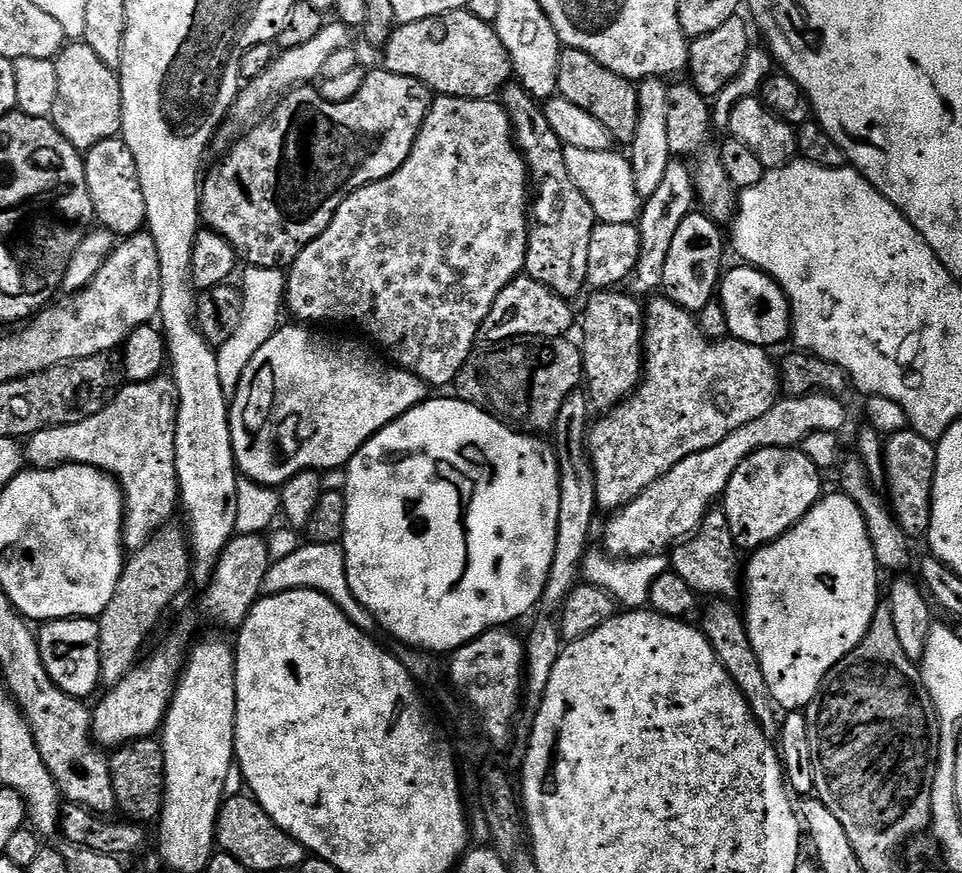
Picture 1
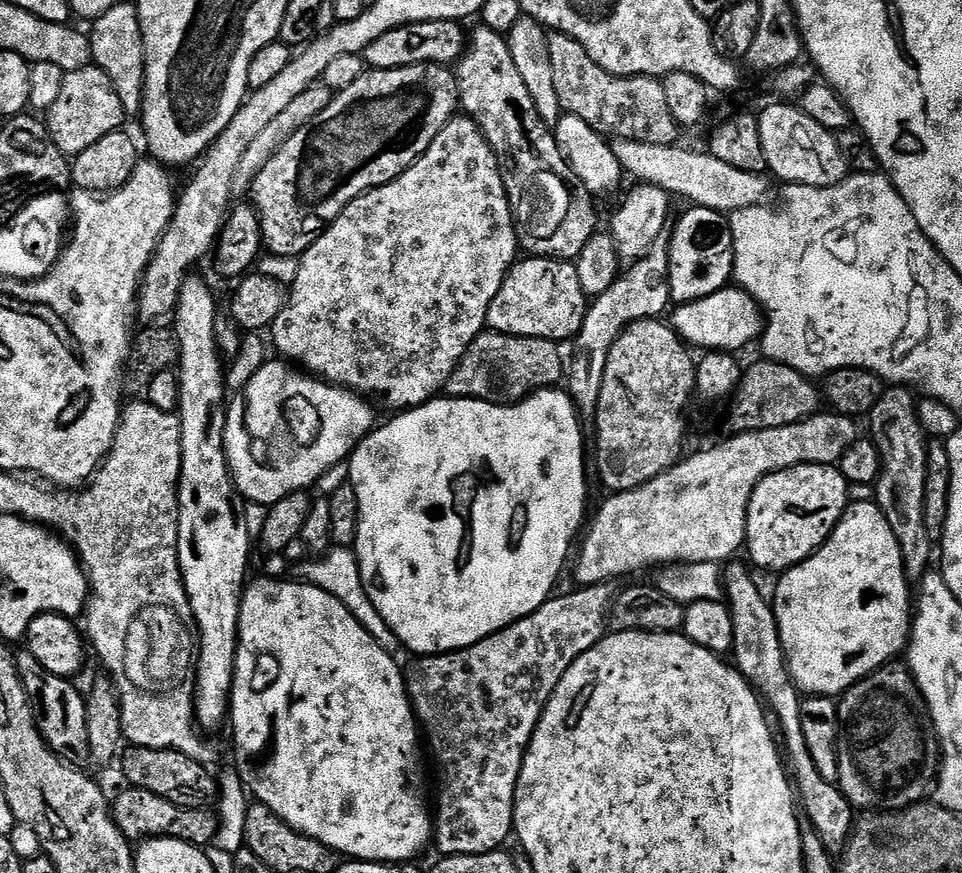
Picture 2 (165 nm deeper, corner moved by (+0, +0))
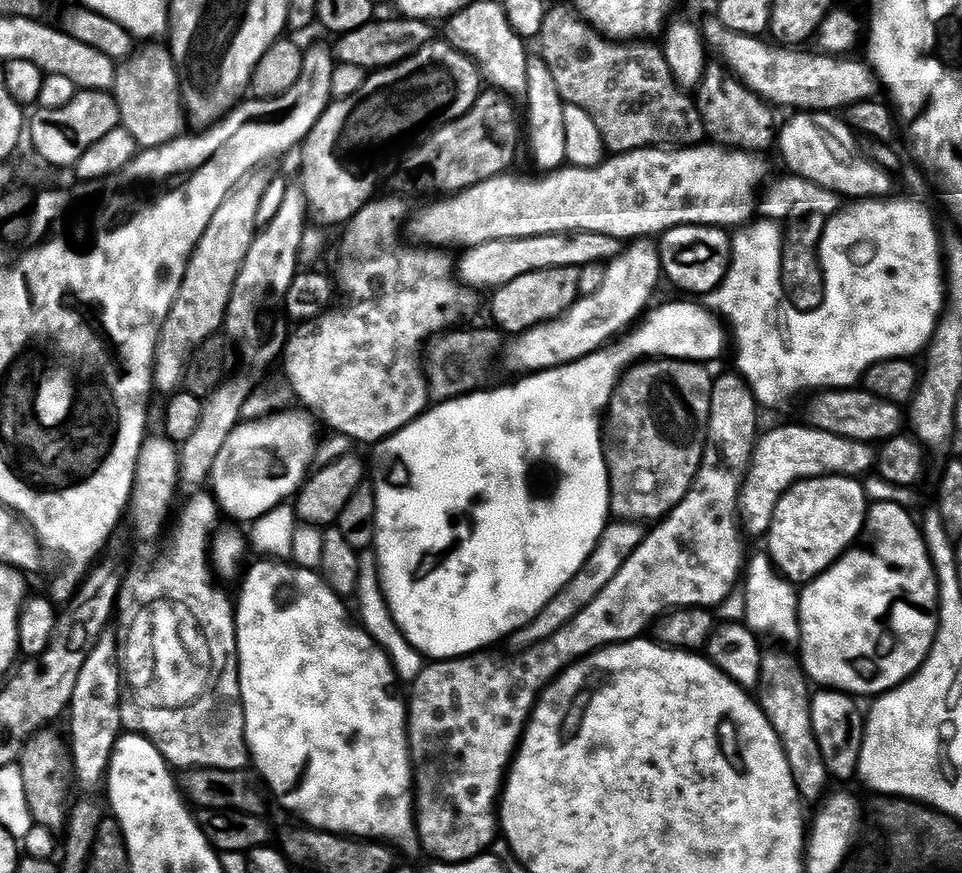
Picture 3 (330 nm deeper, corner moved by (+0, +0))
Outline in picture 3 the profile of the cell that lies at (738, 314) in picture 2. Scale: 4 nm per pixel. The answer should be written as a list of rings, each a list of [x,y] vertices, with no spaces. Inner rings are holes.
[[[664,304],[661,308],[655,308],[653,307],[627,334],[621,335],[615,342],[599,348],[596,352],[591,352],[589,356],[581,356],[574,362],[545,372],[533,372],[520,378],[517,384],[508,384],[505,388],[494,389],[493,392],[469,392],[466,396],[457,396],[454,400],[437,403],[424,411],[414,422],[386,437],[371,449],[370,484],[372,480],[372,496],[376,499],[376,524],[374,523],[372,528],[371,547],[376,548],[374,563],[379,571],[380,589],[392,620],[400,628],[401,634],[424,658],[438,661],[471,656],[474,652],[491,649],[508,635],[509,639],[532,623],[540,611],[576,577],[578,570],[582,570],[582,566],[590,558],[600,535],[610,523],[612,495],[608,489],[608,467],[604,462],[602,413],[611,402],[612,391],[615,390],[621,376],[629,366],[649,358],[709,362],[708,360],[718,359],[724,352],[725,325],[707,307],[699,308],[696,304]]]

